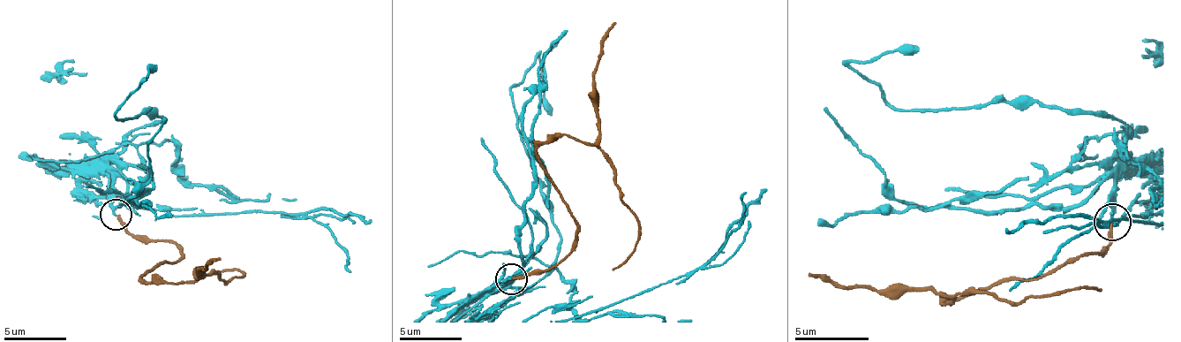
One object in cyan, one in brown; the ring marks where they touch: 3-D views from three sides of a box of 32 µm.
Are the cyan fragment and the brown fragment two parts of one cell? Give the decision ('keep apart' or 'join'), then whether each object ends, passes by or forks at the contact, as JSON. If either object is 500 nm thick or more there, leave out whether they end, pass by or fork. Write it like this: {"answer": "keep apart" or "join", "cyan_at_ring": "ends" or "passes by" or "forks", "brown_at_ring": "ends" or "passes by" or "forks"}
{"answer": "keep apart", "cyan_at_ring": "ends", "brown_at_ring": "ends"}

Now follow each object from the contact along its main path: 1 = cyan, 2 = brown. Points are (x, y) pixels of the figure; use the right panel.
1: (1113, 223), (1113, 178), (1079, 160), (1083, 145), (1113, 133), (1161, 186), (1154, 208), (1098, 219), (1009, 290)
2: (1113, 223), (1098, 253), (942, 305), (960, 293), (1019, 301), (1102, 290)

